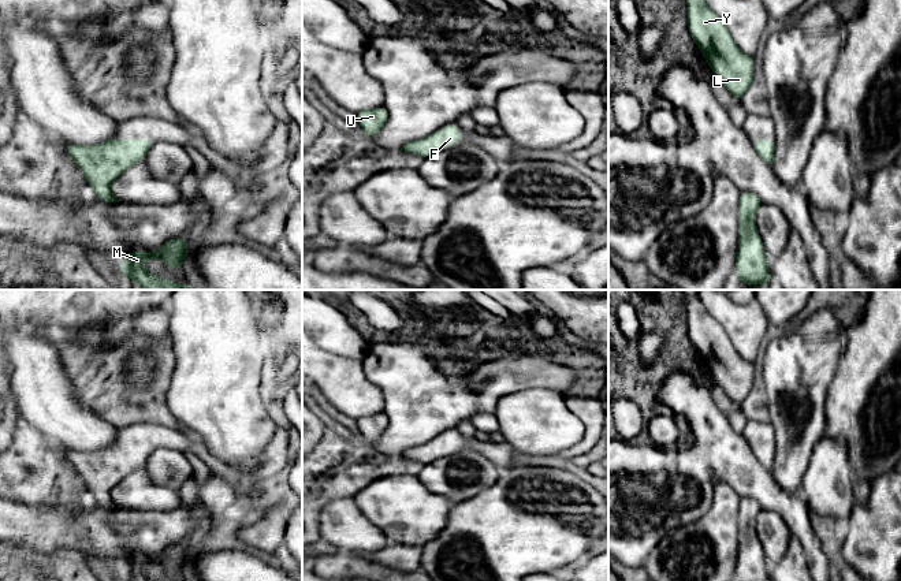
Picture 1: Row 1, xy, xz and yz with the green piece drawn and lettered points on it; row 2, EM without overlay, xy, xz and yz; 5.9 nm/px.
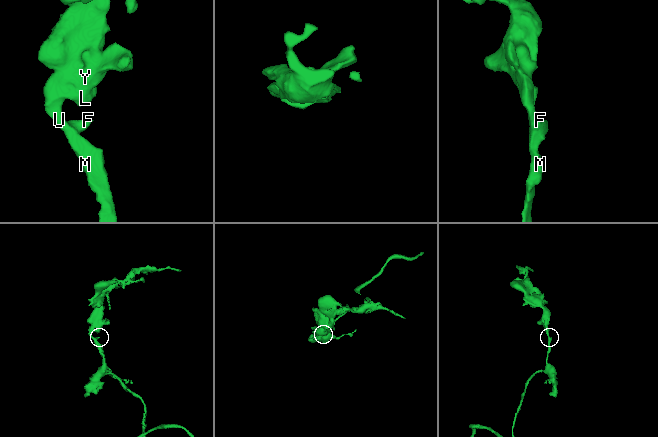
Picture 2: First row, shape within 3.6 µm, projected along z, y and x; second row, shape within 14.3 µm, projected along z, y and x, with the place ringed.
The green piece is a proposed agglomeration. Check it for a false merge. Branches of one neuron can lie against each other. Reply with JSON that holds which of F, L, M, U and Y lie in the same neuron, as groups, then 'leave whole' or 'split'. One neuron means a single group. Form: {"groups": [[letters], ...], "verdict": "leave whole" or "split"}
{"groups": [["F", "L", "M", "U", "Y"]], "verdict": "leave whole"}

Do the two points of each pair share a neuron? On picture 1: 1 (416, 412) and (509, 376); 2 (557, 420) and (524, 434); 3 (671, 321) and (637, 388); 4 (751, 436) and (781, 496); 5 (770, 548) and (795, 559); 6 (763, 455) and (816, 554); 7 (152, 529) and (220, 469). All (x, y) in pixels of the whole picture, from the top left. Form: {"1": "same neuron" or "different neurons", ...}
{"1": "same neuron", "2": "same neuron", "3": "same neuron", "4": "same neuron", "5": "different neurons", "6": "same neuron", "7": "different neurons"}

